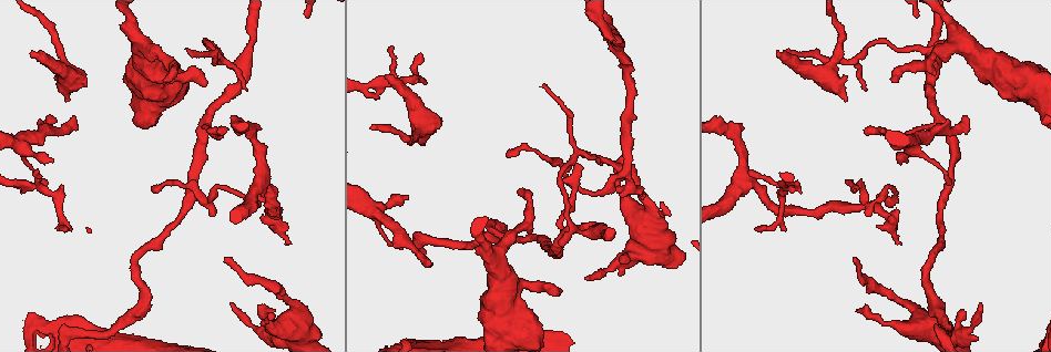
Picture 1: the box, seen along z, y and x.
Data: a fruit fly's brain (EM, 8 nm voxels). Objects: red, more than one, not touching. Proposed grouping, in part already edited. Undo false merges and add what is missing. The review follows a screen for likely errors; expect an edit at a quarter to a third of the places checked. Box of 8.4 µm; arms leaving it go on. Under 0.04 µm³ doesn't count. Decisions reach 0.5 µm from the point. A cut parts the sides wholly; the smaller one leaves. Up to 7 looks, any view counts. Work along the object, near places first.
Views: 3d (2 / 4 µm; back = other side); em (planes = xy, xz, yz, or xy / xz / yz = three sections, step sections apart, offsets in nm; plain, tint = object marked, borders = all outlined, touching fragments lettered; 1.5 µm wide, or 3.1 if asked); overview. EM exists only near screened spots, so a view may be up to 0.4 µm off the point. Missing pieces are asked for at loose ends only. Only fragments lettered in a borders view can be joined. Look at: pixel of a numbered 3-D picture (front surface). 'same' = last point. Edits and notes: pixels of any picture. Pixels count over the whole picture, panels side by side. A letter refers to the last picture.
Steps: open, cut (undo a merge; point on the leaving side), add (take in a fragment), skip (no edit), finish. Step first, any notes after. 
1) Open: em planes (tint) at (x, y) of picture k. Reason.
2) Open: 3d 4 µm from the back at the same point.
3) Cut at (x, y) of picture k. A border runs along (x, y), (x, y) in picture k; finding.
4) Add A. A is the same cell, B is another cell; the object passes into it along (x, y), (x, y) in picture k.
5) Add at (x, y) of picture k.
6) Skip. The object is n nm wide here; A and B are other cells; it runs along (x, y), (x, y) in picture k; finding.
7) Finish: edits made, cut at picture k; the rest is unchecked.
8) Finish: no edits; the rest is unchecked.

Open: 3d 2 µm at (385, 75) of picture 1. Free end.

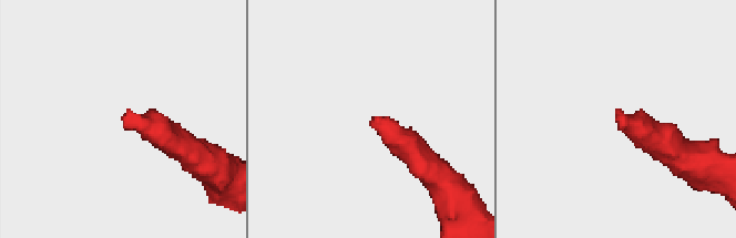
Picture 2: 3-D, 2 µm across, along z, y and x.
Open: em planes (borders) at (375, 117) of picture 2. Need the tissue.

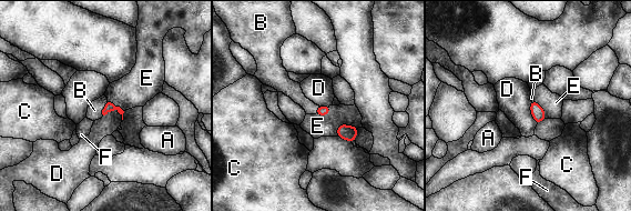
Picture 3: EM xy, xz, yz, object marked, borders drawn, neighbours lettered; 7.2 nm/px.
Add B. B is the same cell, A, C, D, E and F are other cells; the object passes into it along (110, 107), (105, 107), (94, 110) in picture 3; it goes on there.

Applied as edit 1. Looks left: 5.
Open: overview.

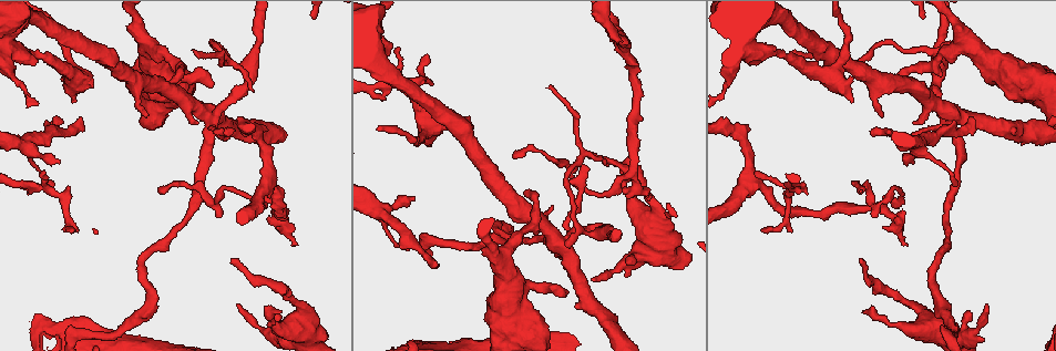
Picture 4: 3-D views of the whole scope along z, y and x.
Open: em planes (plain) at (972, 119) of picture 4. Branch stops here.

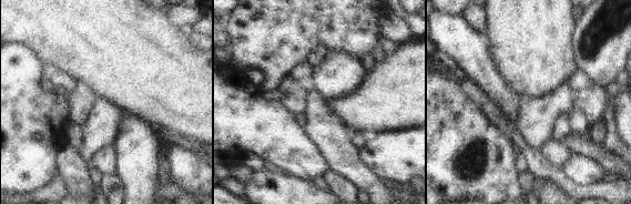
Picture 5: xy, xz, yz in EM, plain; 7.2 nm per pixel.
Open: em planes (borders) at the same point.

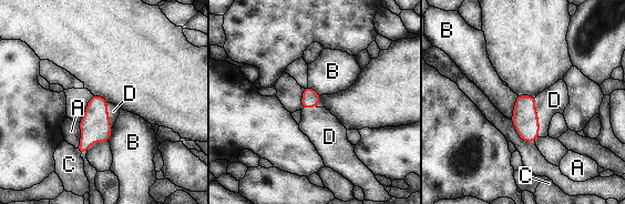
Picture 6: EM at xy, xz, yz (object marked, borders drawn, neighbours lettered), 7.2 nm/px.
Add D. The object is 130 nm wide here; D is the same cell, A, B and C are other cells; the object passes into it along (524, 118), (536, 118), (554, 100) in picture 6; the cell continues.

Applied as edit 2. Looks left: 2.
Finish: edits made, add at picture 3, add at picture 6; the rest is unchecked.

